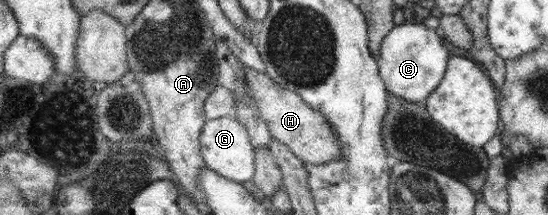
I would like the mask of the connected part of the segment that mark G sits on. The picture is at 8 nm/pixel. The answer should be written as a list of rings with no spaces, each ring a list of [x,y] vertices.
[[[227,116],[206,121],[202,131],[202,154],[206,164],[219,175],[239,183],[252,181],[256,174],[256,147],[249,132],[236,117]]]

